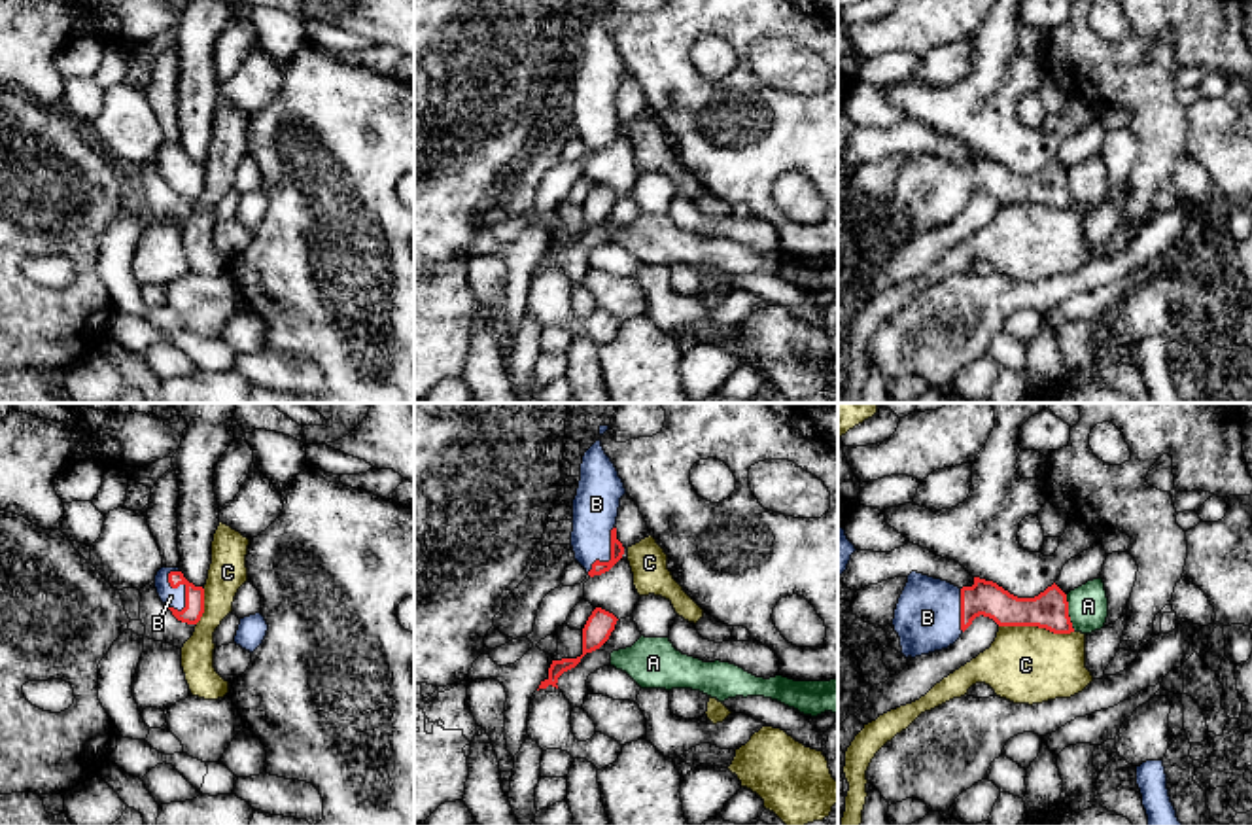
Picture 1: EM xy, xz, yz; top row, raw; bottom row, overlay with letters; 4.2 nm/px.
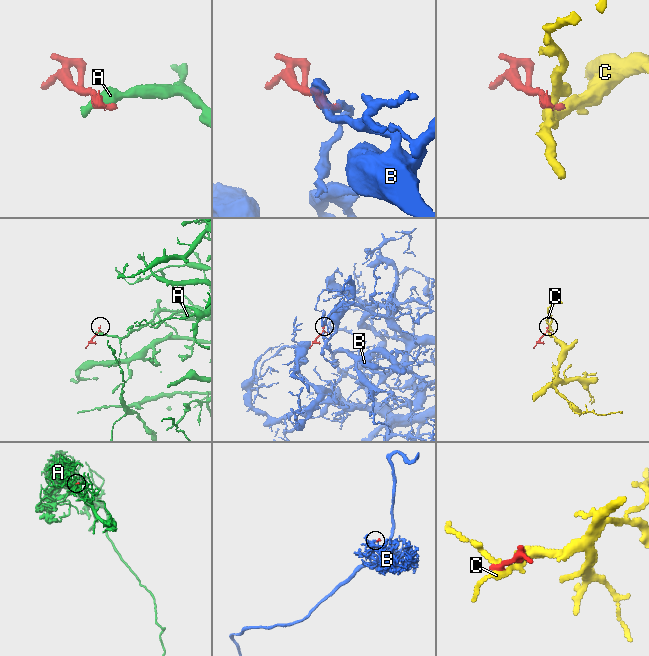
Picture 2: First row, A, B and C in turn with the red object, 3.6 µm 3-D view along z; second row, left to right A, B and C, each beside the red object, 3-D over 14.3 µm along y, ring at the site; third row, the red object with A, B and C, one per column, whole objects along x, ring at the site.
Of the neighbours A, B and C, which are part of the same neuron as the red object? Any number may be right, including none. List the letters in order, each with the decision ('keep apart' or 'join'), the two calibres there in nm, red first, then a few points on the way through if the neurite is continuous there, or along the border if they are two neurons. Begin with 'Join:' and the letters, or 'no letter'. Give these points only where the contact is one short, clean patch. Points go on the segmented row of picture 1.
Join: B
A: keep apart; 160 nm thick on the red side, 180 nm on the other; border along yz (1065, 595), (1069, 621), (1075, 631)
B: join; 90 nm thick on the red side, 80 nm on the other
C: keep apart; 160 nm thick on the red side, 340 nm on the other

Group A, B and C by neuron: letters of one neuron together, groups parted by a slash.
A / B / C

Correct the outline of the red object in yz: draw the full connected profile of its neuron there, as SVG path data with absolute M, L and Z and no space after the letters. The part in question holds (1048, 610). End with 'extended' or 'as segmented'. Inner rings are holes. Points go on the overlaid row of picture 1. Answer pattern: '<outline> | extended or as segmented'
M912 571L893 619L900 653L915 658L948 649L980 615L993 619L999 626L1038 626L1053 634L1074 632L1067 594L1055 583L1035 598L1017 598L980 577L974 577L972 587L959 588Z | extended

